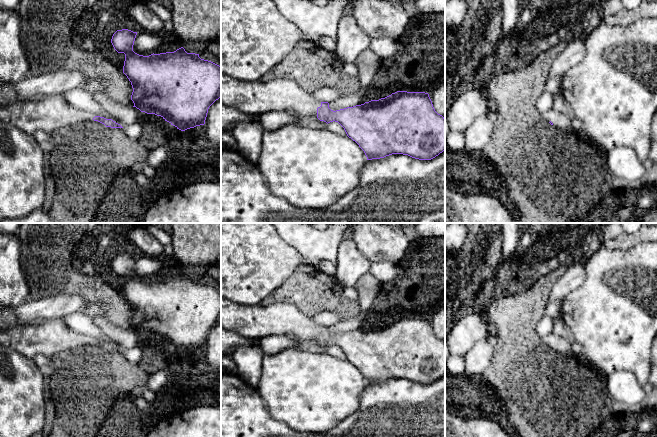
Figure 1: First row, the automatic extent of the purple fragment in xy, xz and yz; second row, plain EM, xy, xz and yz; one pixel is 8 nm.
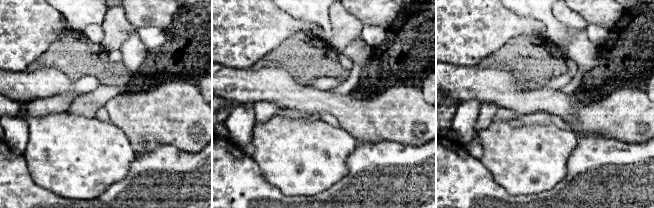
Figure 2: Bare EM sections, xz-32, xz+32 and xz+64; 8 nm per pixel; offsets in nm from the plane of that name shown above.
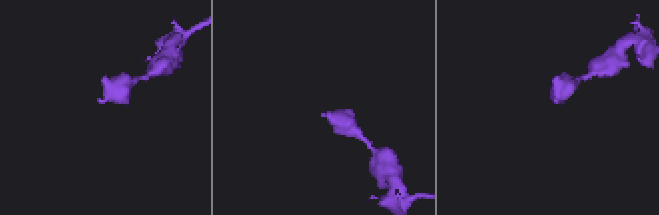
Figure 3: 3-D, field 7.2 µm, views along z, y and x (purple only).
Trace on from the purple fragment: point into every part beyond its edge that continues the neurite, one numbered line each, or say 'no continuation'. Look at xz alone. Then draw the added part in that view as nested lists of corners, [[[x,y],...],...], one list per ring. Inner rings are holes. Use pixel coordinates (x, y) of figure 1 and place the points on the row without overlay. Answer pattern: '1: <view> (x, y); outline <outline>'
1: xz (251, 321); outline [[[221,298],[221,328],[246,338],[259,340],[270,335],[286,335],[300,342],[316,342],[321,326],[311,322],[296,305],[244,305]]]

